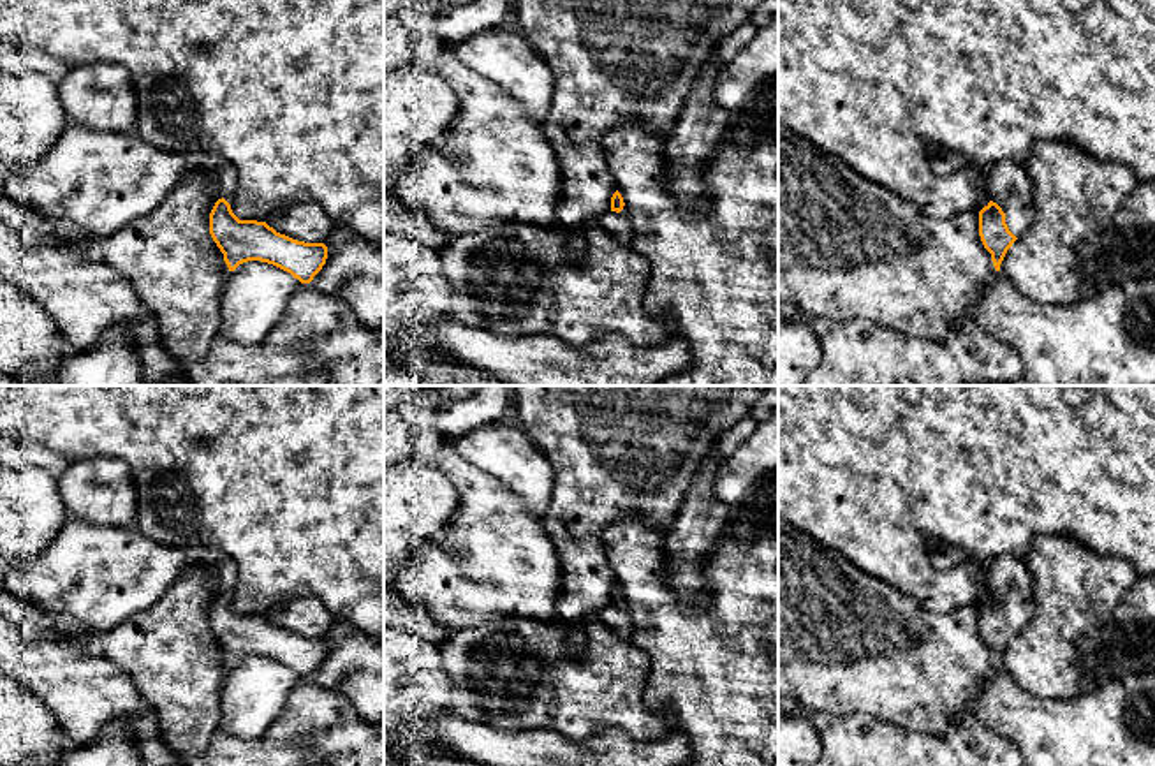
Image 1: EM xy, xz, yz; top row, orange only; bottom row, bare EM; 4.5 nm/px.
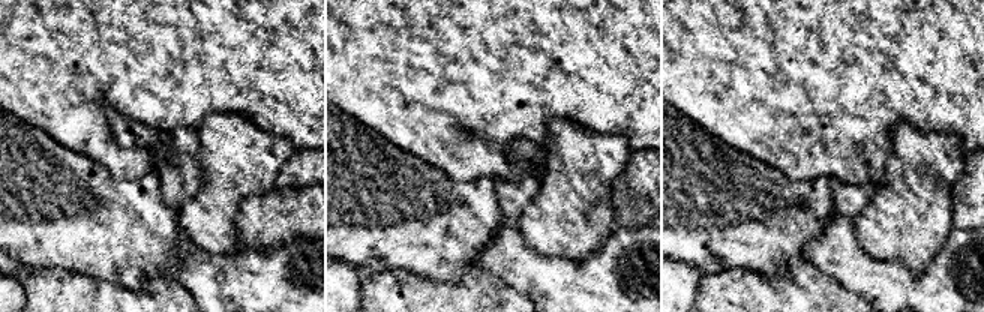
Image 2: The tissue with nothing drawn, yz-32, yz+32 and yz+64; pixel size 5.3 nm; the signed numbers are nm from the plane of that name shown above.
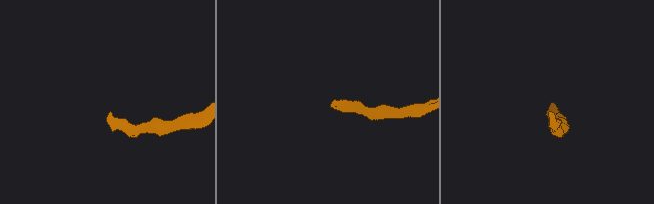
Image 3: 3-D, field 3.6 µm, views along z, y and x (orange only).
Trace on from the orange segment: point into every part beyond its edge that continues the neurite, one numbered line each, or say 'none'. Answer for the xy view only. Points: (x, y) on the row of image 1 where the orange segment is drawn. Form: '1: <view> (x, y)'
1: xy (94, 182)

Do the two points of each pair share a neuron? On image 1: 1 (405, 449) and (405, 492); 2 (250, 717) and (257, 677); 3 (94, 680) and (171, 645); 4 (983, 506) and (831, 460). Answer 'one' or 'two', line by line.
1: two
2: one
3: two
4: one

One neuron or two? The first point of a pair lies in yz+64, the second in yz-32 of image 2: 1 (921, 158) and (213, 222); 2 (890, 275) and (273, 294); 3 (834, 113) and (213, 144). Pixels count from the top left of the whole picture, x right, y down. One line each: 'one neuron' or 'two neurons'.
1: one neuron
2: one neuron
3: two neurons

